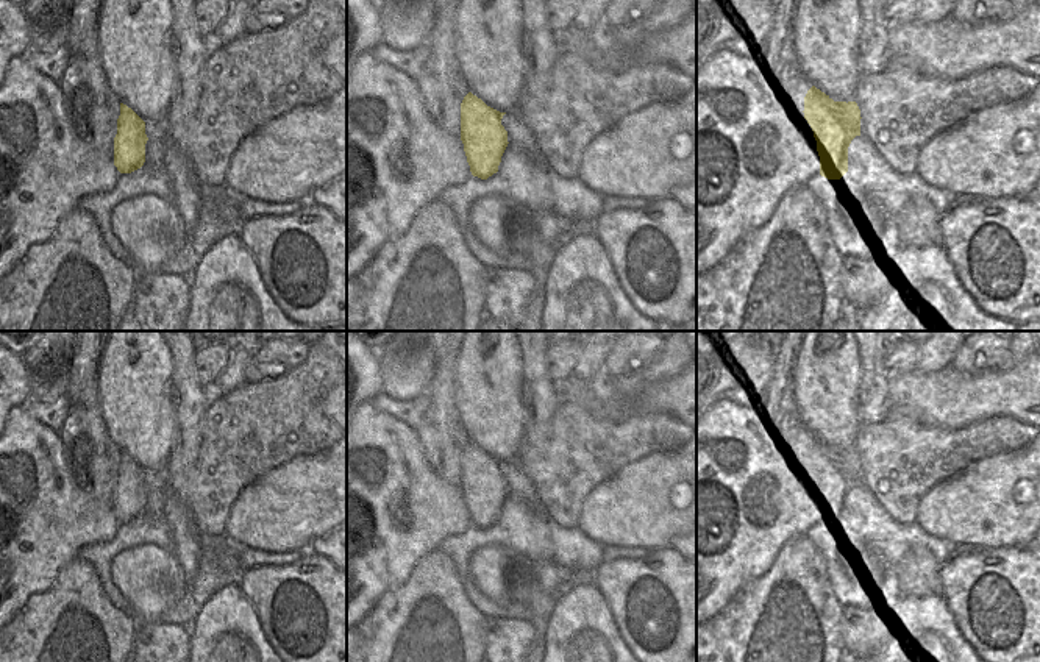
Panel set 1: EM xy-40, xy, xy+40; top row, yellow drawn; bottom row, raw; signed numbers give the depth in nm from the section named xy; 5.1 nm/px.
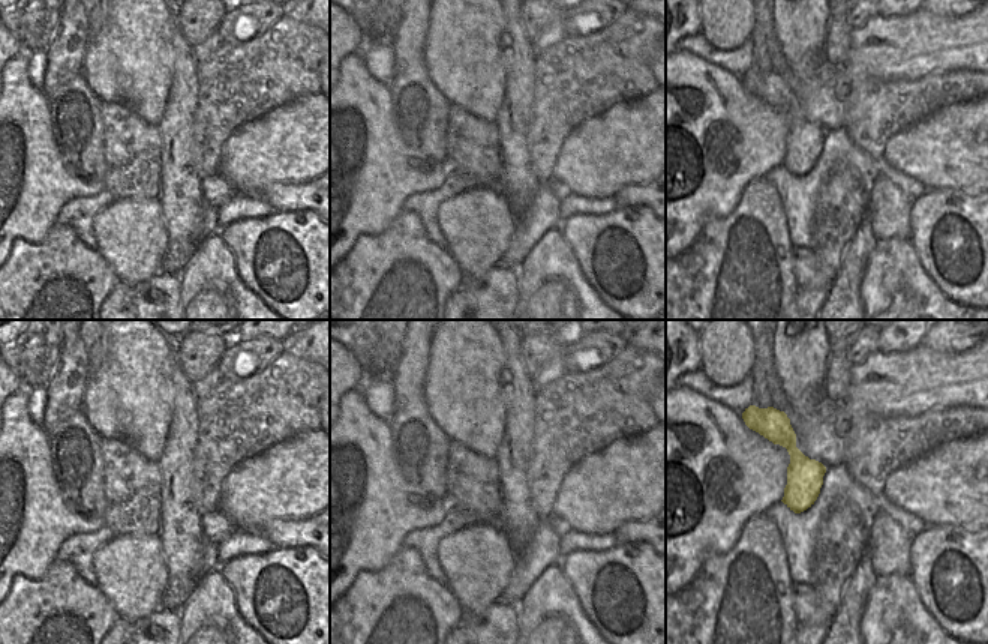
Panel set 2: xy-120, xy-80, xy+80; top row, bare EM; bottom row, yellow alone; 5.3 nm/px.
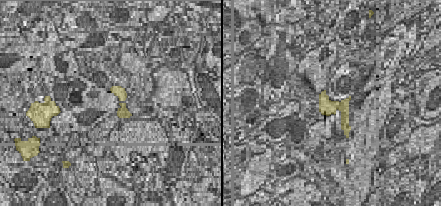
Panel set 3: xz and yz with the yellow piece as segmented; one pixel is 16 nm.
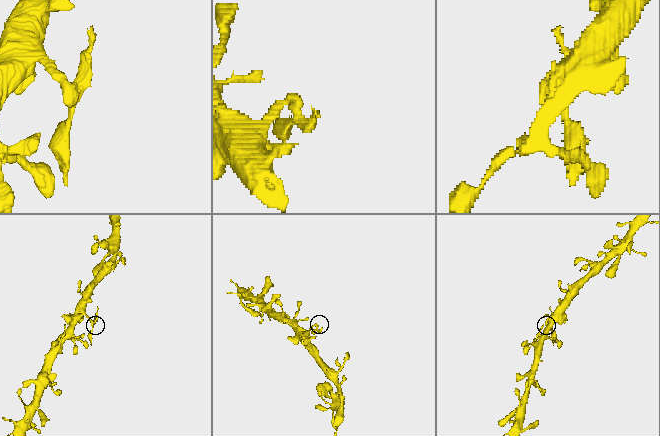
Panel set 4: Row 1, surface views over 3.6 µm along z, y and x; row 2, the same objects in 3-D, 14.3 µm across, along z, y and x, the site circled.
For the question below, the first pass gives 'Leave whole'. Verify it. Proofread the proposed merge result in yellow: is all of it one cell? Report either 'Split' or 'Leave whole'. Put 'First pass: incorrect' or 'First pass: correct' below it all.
Split.
First pass: incorrect

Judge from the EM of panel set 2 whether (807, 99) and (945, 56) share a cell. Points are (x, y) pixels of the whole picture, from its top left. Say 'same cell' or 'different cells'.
same cell

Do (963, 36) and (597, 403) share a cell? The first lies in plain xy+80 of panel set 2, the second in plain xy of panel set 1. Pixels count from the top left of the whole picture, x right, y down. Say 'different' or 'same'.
same

